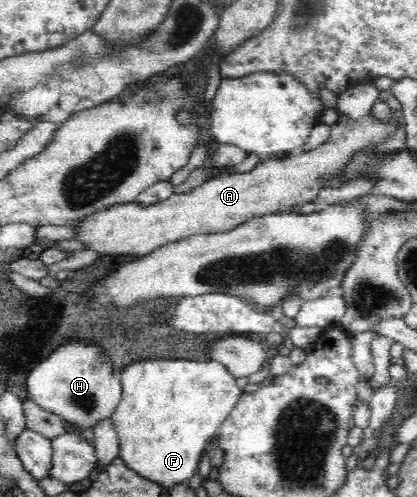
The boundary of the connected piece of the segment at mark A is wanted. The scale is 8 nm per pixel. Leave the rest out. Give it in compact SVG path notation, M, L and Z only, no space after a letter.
M394 114L389 121L376 119L372 115L366 115L354 119L342 118L332 125L329 138L318 147L298 153L298 156L286 155L286 160L277 158L263 159L250 172L232 173L231 175L218 175L197 186L188 193L174 193L170 198L156 202L156 204L138 204L129 202L130 206L114 206L114 210L106 210L106 214L98 214L98 218L90 218L90 222L77 222L78 226L70 226L76 229L75 239L85 245L86 249L92 249L98 254L109 255L134 255L137 258L154 252L162 246L170 243L184 241L186 238L198 235L214 234L214 232L226 232L248 222L250 219L260 217L270 212L284 212L284 208L300 208L300 204L312 202L316 194L328 186L324 186L324 178L338 176L340 172L346 172L346 164L354 158L356 152L360 152L366 146L380 144L388 138L388 134L396 132L400 116Z

